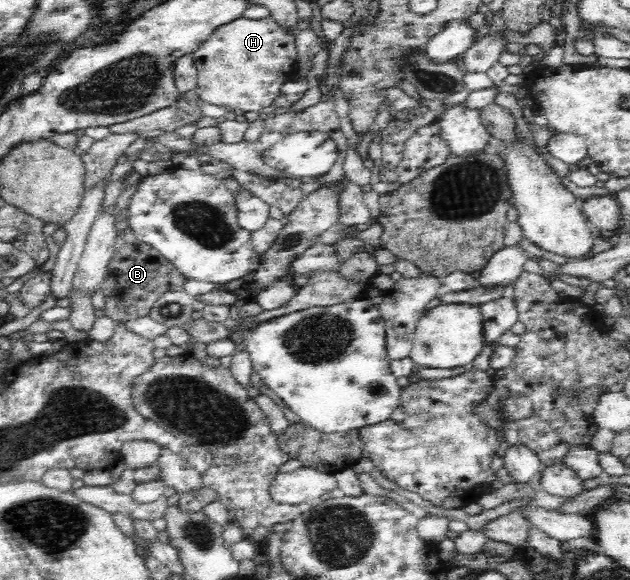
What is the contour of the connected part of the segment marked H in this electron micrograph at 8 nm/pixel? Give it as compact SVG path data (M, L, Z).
M241 17L231 23L217 28L200 46L191 53L198 67L198 81L195 89L203 101L222 105L229 111L256 111L267 107L280 94L280 87L286 81L293 79L293 68L296 61L297 48L295 34L289 33L277 26L271 17L261 20L251 20Z

